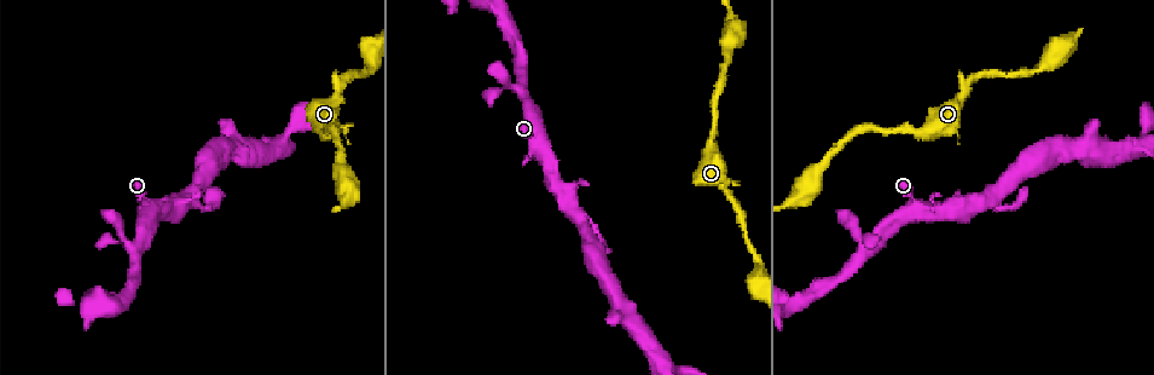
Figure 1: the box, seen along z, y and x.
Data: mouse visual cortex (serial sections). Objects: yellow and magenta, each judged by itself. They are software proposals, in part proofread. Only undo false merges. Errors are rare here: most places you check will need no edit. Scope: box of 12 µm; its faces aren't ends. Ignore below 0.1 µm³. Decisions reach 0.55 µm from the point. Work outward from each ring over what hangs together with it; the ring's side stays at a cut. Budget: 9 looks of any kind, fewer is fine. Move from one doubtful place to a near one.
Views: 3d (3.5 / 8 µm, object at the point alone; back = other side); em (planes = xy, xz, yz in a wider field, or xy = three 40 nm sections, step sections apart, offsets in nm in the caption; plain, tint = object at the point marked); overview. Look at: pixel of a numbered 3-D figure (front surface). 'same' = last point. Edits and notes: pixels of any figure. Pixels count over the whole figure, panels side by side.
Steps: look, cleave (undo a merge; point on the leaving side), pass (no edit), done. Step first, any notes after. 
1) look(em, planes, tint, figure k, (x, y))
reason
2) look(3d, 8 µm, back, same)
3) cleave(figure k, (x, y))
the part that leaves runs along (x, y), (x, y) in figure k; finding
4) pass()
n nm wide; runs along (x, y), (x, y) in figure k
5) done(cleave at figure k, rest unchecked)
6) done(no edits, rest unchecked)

look(3d, 3.5 µm, back, figure 1, (712, 145))
calibre changes

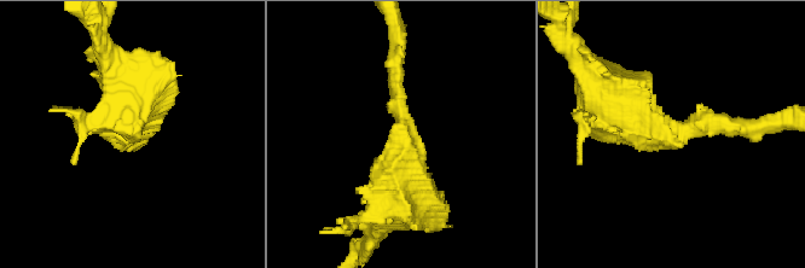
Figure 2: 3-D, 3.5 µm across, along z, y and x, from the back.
pass()
runs along (604, 87), (650, 128), (747, 128) in figure 2; continuous, no second cell

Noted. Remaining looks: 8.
look(3d, 3.5 µm, figure 1, (197, 203))
side arm on a straight run

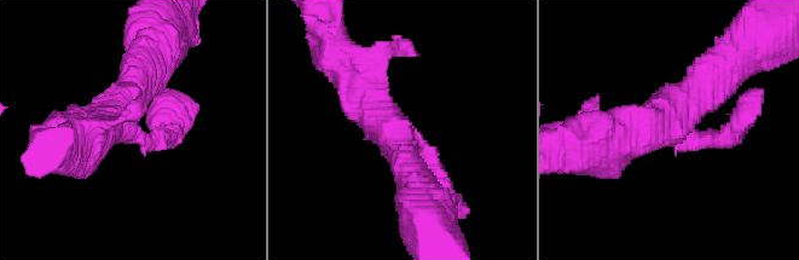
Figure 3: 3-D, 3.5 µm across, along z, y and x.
look(em, xy, step 2, tint, figure 3, (668, 130))
3 arms; arms of 200, 400, 600 nm

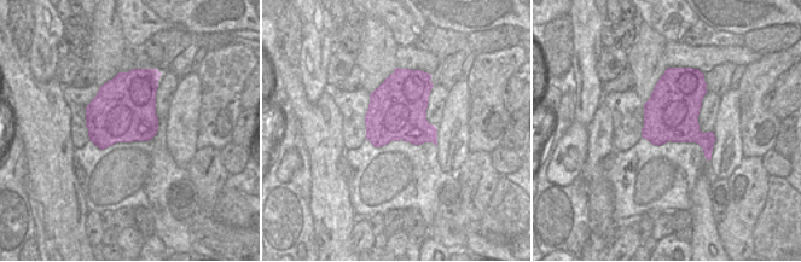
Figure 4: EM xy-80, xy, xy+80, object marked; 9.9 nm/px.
pass()
runs along (342, 62), (414, 175) in figure 3; all the same cell

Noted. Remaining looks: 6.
look(3d, 3.5 µm, figure 1, (137, 250))
arms part here

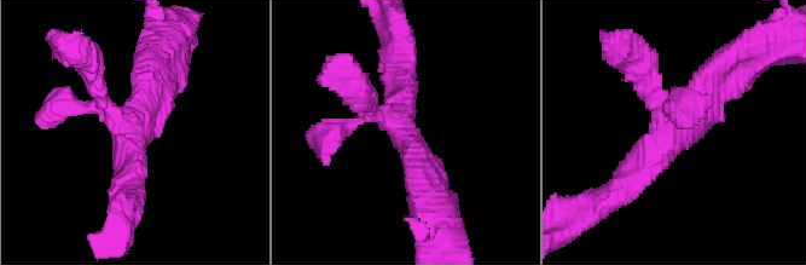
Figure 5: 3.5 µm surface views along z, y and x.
look(em, xy, step 2, tint, figure 5, (132, 127))
now the EM

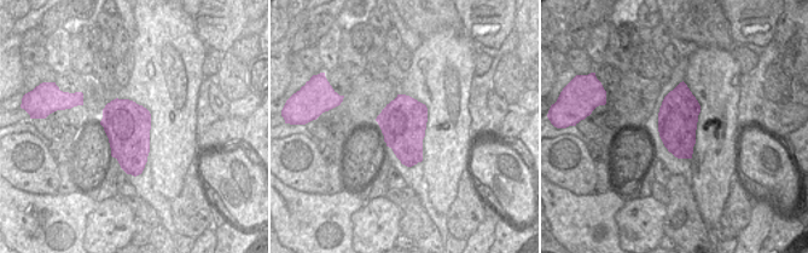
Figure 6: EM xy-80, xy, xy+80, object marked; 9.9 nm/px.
pass()
runs along (728, 63), (648, 163), (620, 189) in figure 5; all the same cell

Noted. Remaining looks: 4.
look(3d, 3.5 µm, figure 1, (237, 146))
arms part here

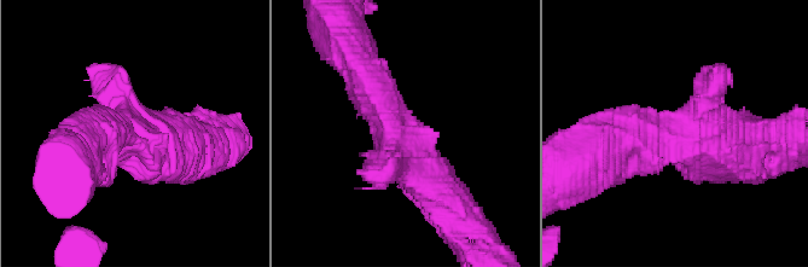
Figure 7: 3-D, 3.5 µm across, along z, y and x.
look(em, xy, step 5, tint, figure 7, (688, 136))
need the tissue

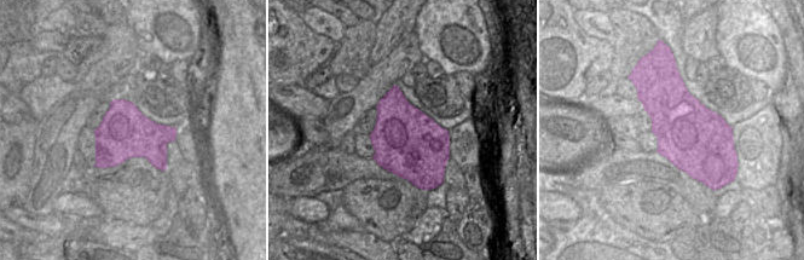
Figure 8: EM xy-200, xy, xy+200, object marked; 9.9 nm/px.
pass()
650 nm wide; runs along (365, 77), (391, 135), (451, 204) in figure 7; one cell here

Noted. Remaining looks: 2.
done(no edits, rest unchecked)

